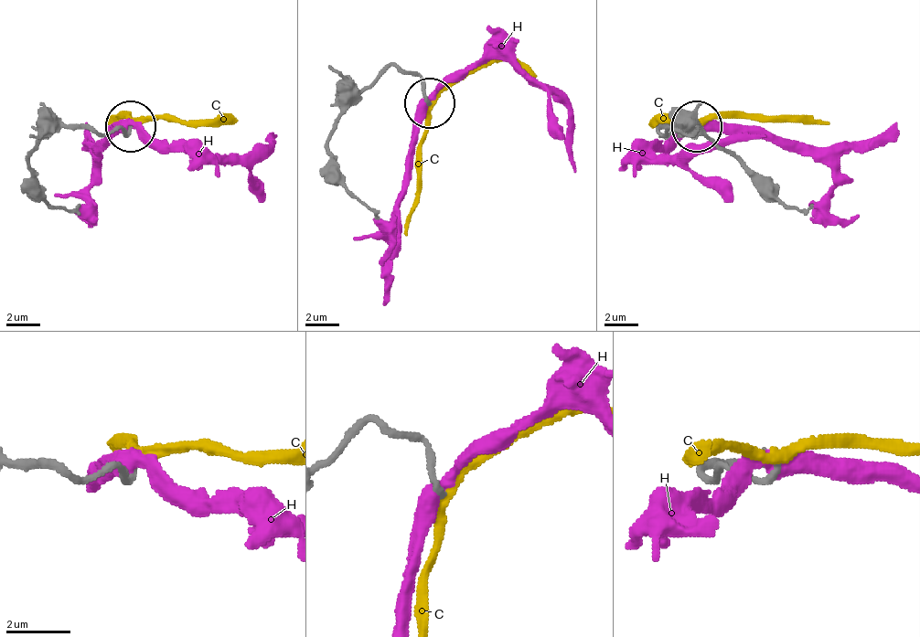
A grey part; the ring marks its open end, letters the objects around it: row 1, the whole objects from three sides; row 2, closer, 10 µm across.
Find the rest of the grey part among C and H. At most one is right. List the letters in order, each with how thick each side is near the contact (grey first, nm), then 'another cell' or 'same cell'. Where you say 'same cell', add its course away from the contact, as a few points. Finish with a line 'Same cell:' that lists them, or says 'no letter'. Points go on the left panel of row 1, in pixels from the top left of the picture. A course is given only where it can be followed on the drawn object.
C: calibres 200 and 280 nm; same cell; course (132, 125), (127, 117), (106, 125)
H: calibres 220 and 480 nm; another cell
Same cell: C

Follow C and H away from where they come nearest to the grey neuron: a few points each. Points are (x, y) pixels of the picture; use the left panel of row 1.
C: (132, 125), (127, 117), (106, 125)
H: (127, 129), (190, 154), (258, 154), (274, 133)

